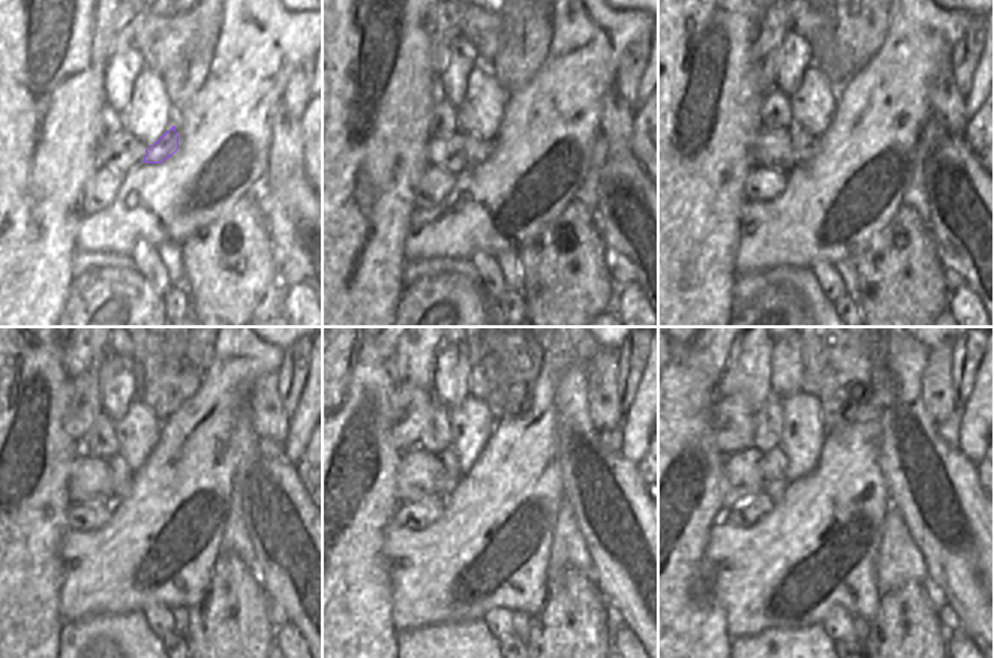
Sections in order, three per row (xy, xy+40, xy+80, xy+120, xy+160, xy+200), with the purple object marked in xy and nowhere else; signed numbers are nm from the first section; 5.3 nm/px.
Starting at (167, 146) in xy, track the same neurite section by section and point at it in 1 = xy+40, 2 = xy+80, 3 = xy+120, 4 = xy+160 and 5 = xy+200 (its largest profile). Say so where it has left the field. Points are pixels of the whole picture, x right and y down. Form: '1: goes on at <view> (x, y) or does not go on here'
1: goes on at xy+40 (477, 150)
2: goes on at xy+80 (805, 146)
3: goes on at xy+120 (122, 474)
4: goes on at xy+160 (453, 474)
5: goes on at xy+200 (774, 463)

